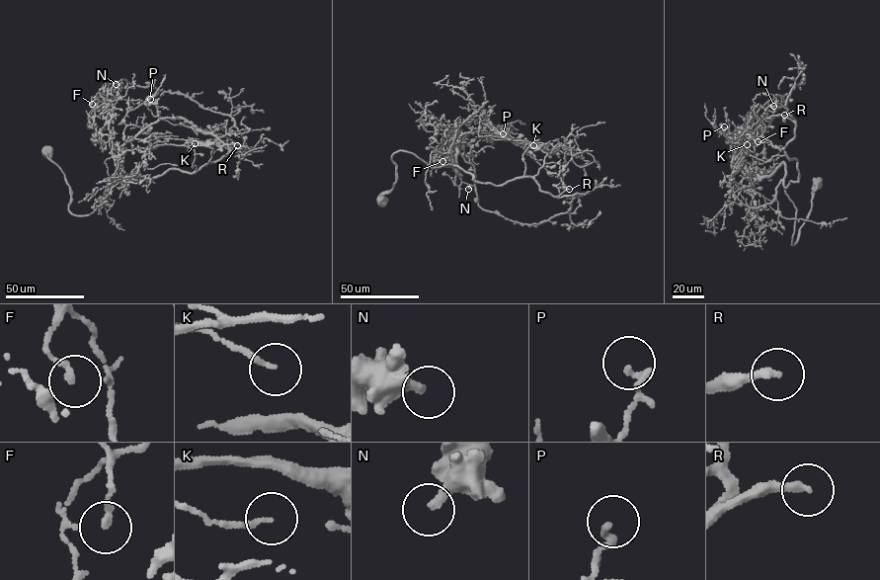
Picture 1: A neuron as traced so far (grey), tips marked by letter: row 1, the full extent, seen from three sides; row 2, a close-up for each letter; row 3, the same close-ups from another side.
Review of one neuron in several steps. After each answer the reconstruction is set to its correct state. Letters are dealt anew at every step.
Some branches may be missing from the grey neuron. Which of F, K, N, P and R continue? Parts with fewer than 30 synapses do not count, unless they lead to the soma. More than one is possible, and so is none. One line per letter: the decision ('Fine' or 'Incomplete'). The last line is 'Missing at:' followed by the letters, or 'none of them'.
F: Fine
K: Fine
N: Fine
P: Fine
R: Incomplete
Missing at: R

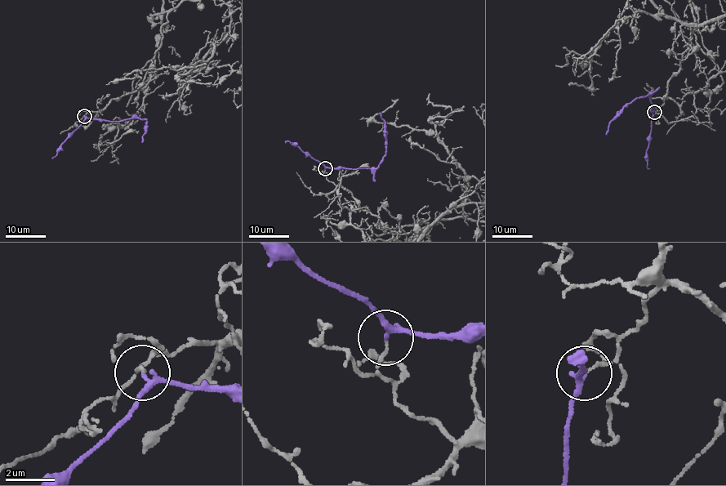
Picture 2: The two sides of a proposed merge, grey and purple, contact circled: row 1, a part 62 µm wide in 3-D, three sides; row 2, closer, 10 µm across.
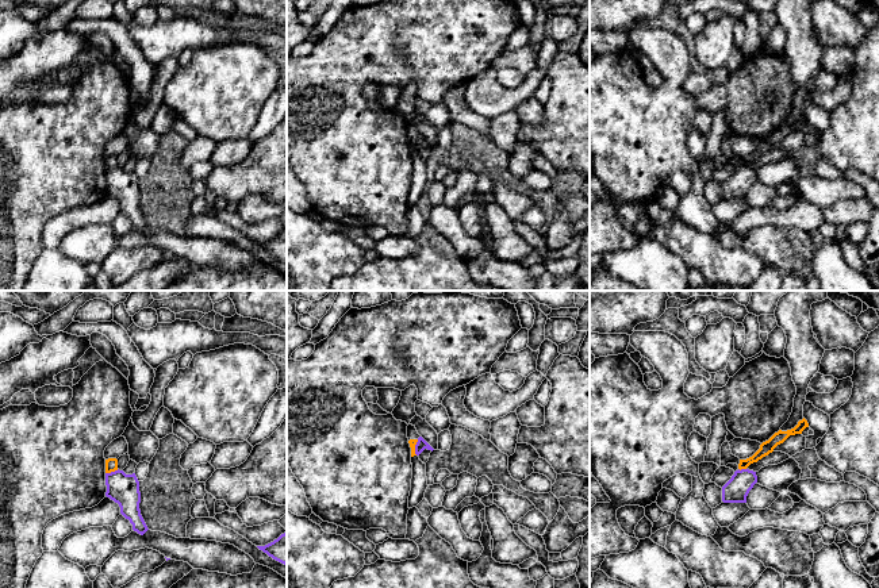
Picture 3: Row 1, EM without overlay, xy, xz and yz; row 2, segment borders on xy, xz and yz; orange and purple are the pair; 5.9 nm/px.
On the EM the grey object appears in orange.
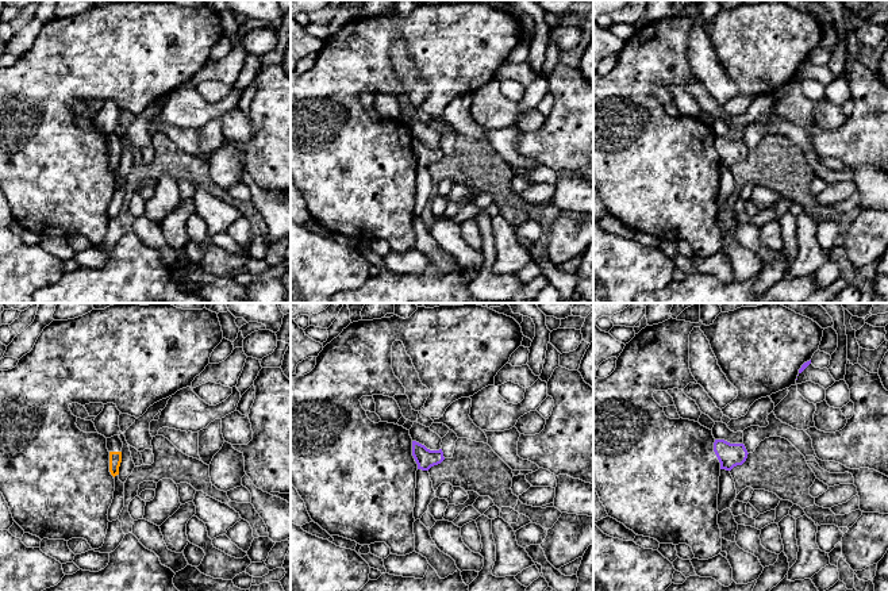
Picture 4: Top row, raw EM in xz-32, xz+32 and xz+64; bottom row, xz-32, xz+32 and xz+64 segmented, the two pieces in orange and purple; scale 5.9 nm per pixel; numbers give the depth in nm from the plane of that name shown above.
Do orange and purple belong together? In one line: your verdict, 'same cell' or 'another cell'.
another cell

